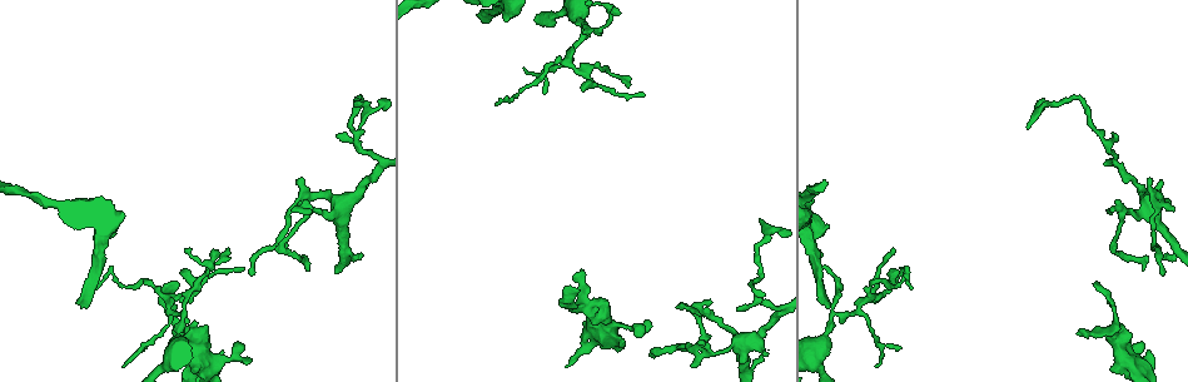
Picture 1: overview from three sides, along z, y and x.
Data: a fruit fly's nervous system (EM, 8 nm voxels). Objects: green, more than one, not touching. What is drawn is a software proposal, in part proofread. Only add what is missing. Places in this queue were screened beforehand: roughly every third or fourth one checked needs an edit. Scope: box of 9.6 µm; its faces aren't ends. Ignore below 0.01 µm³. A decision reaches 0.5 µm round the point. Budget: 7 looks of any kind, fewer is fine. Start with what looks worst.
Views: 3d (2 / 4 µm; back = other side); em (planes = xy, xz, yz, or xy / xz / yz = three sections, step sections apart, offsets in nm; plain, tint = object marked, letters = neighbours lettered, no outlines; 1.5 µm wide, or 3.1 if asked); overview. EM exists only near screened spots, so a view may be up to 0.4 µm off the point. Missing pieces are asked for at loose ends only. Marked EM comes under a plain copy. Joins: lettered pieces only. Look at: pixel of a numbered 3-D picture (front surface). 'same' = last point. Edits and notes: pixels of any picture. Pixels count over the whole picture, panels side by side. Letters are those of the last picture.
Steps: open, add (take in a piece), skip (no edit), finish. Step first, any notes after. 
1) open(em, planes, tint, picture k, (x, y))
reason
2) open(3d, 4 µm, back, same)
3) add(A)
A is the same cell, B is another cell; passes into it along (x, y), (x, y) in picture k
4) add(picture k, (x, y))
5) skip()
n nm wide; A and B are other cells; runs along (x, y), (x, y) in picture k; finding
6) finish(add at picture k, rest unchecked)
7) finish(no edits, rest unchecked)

open(em, planes, letters, picture 1, (827, 308))

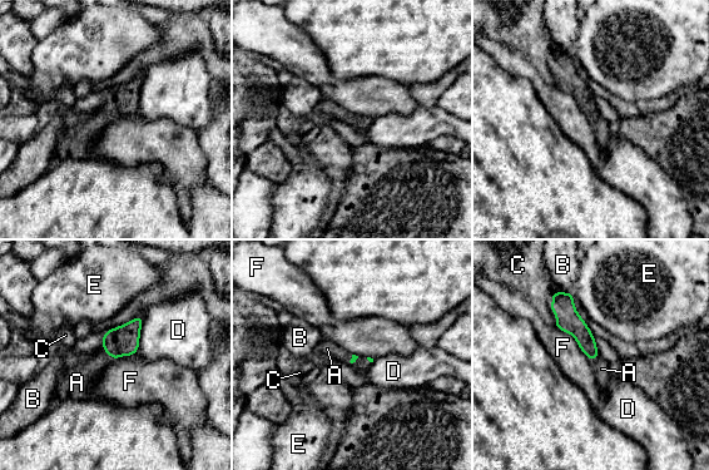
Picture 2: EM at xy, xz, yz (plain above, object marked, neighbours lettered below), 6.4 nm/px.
add(A)
A is the same cell, B, C, D, E and F are other cells; passes into it along (123, 340), (108, 354), (79, 380) in picture 2; it goes on there

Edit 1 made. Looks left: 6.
open(em, yz, step 4, tint, picture 1, (580, 271))
free end

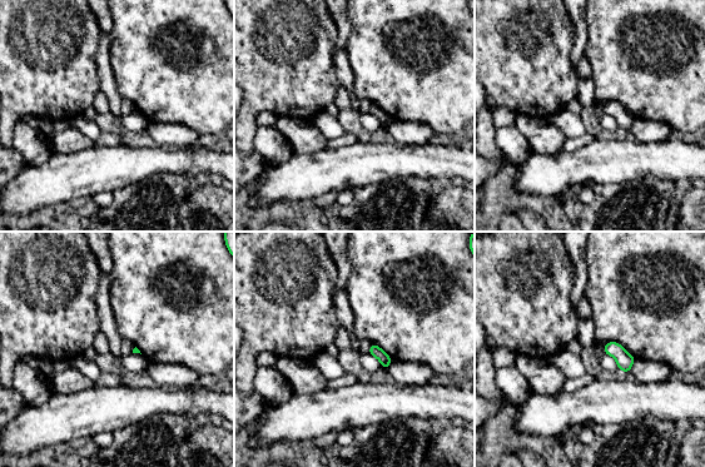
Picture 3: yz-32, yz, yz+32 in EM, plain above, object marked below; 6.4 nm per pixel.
open(em, planes, letters, same)
cut it another way

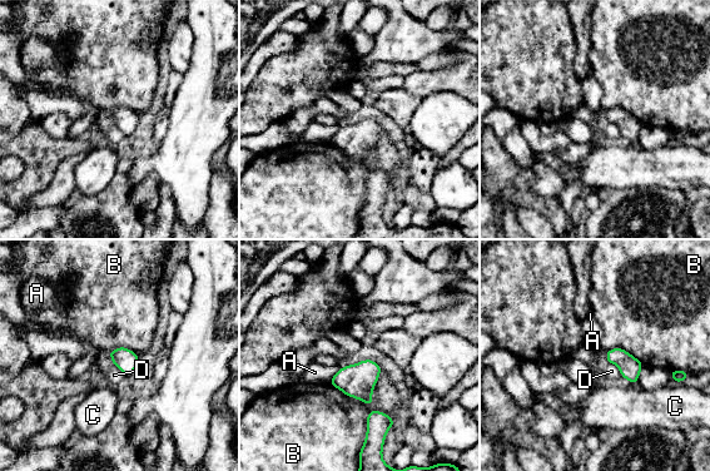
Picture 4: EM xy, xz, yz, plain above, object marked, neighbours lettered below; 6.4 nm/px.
skip()
110 nm wide; A, B, C and D are other cells; border along (609, 362), (617, 367), (621, 376) in picture 4; none of them fits

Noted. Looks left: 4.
open(em, planes, letters, picture 1, (829, 224))
thick end

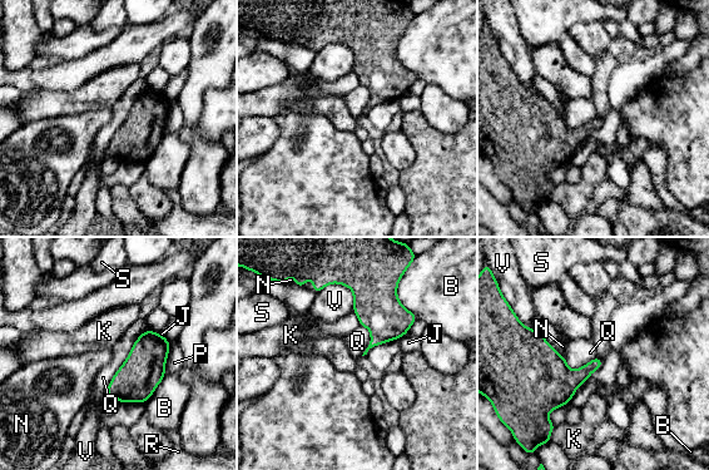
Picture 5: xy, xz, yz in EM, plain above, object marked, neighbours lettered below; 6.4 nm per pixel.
skip()
B, J, K, N, P, Q, R, S and V are other cells; border along (555, 425), (553, 430) in picture 5; no lettered piece goes on from it

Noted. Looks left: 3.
finish(add at picture 2, rest unchecked)

